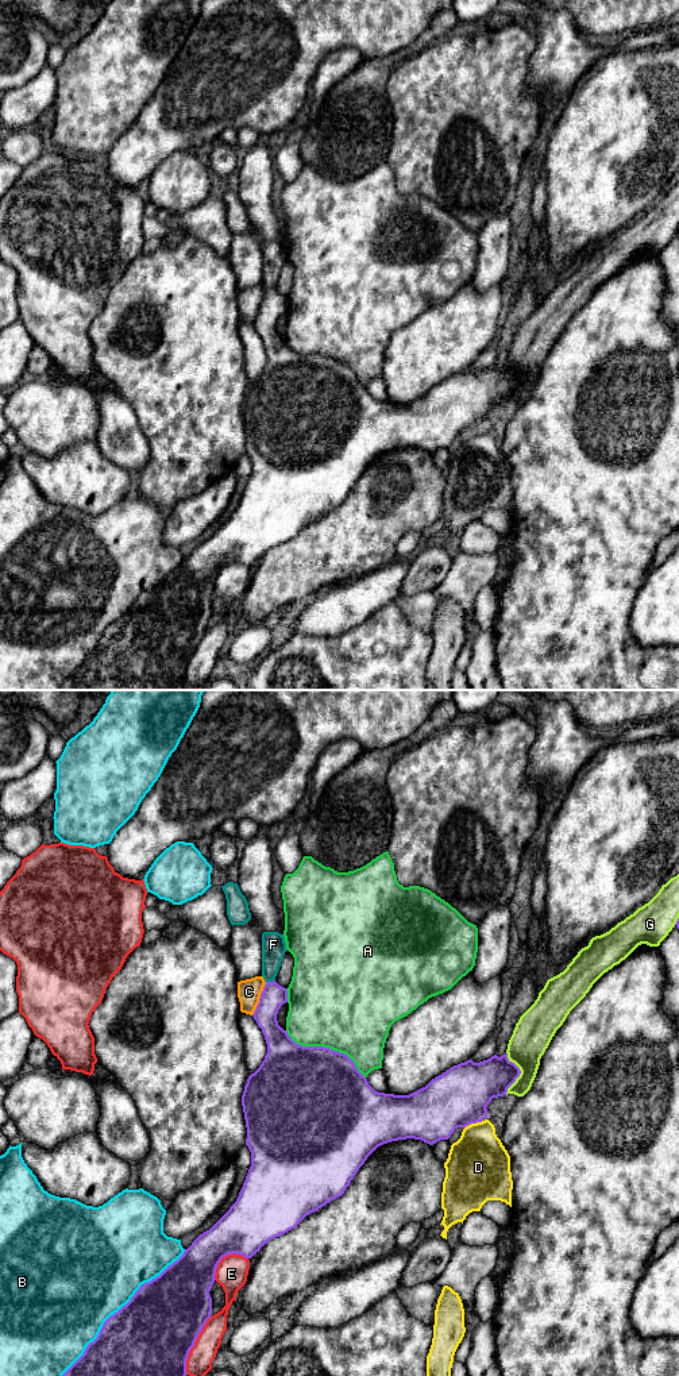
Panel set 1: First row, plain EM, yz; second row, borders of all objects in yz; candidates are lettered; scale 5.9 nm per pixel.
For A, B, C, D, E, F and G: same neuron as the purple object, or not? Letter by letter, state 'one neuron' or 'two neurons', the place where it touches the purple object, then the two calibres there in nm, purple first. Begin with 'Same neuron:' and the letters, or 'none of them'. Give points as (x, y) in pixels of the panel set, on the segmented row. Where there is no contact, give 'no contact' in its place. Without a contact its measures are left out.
Same neuron: F
A: two neurons; contact yz (327, 1048); calibres 500 and 500 nm
B: two neurons; contact yz (122, 1307); calibres 480 and 500 nm
C: two neurons; contact yz (259, 998); calibres 150 and 140 nm
D: two neurons; contact yz (473, 1122); calibres 340 and 360 nm
E: two neurons; contact yz (193, 1345); calibres 480 and 150 nm
F: one neuron; contact yz (270, 982); calibres 150 and 140 nm
G: two neurons; contact yz (520, 1072); calibres 240 and 220 nm

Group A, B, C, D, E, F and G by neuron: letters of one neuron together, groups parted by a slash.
A / B / C / D G / E / F

